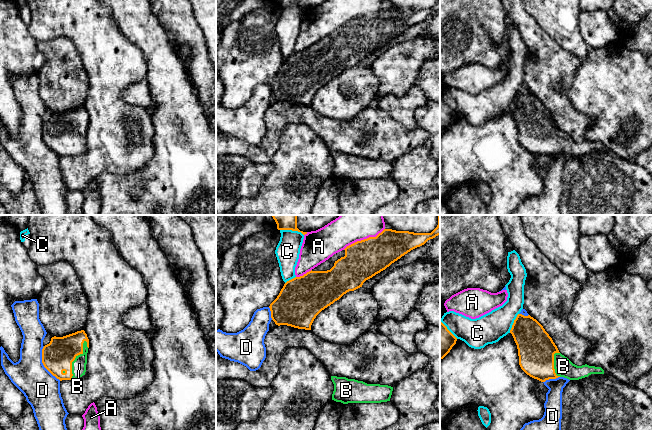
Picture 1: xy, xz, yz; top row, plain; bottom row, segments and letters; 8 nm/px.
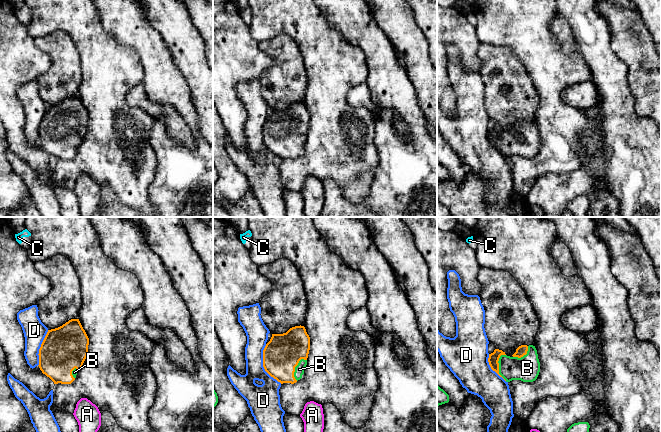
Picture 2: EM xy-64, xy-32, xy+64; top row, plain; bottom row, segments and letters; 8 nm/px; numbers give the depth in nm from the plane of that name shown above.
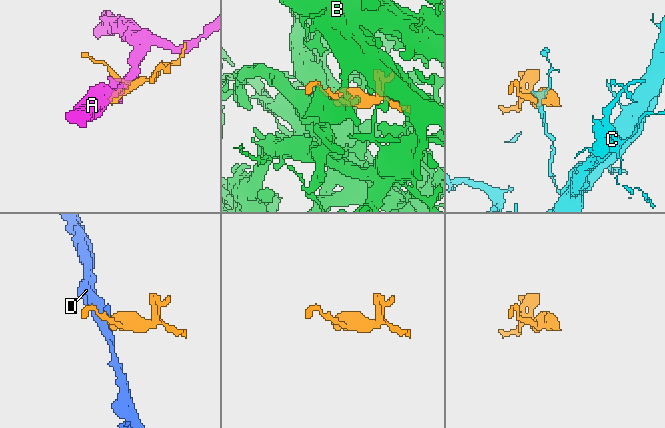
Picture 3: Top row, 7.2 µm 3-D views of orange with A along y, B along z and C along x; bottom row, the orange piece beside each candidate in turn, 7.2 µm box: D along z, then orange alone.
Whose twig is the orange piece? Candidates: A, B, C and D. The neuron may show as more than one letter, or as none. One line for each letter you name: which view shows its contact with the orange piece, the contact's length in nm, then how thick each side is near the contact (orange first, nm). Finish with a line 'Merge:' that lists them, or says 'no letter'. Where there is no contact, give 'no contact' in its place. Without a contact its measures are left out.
B: meets orange in xy; contact 340 nm long; 260 nm thick on the orange side, 110 nm on the other
Merge: B

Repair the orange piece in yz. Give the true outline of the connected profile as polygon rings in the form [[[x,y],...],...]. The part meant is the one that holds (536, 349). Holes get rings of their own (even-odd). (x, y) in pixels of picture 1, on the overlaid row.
[[[518,314],[510,333],[517,345],[521,369],[534,379],[541,382],[558,377],[564,377],[569,380],[579,380],[591,374],[604,374],[604,370],[601,367],[589,366],[587,364],[577,366],[573,364],[567,357],[559,352],[557,346],[543,326],[530,315],[524,316]]]

